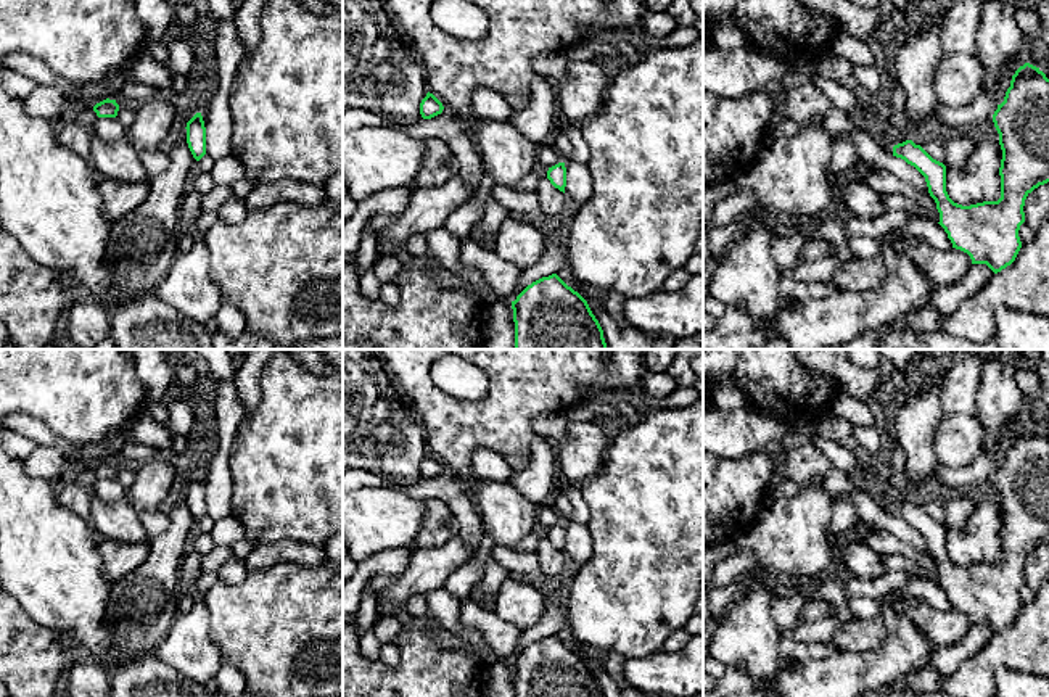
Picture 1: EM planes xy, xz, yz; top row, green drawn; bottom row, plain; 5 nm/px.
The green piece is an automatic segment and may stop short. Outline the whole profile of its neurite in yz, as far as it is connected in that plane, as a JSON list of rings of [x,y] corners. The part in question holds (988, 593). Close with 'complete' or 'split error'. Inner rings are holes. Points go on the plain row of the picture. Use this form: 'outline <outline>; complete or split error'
outline [[[1025,423],[1015,431],[993,483],[1002,510],[998,562],[954,563],[946,552],[946,526],[912,501],[895,505],[893,517],[925,538],[940,573],[938,584],[952,608],[967,613],[972,625],[986,625],[998,634],[1022,608],[1018,591],[1025,583],[1026,557],[1049,542],[1049,439],[1039,428]]]; complete

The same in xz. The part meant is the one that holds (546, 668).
outline [[[557,634],[528,645],[512,670],[515,697],[603,697],[587,662]]]; complete

